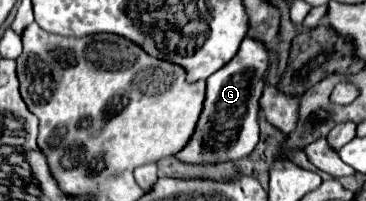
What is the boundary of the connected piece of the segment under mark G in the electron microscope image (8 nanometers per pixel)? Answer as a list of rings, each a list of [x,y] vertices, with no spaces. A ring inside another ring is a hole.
[[[244,38],[234,60],[230,60],[226,68],[214,72],[214,76],[206,80],[206,100],[196,130],[190,136],[188,144],[174,156],[184,164],[218,164],[246,158],[260,140],[258,100],[262,96],[266,70],[266,48],[260,42],[256,44],[254,40]]]

